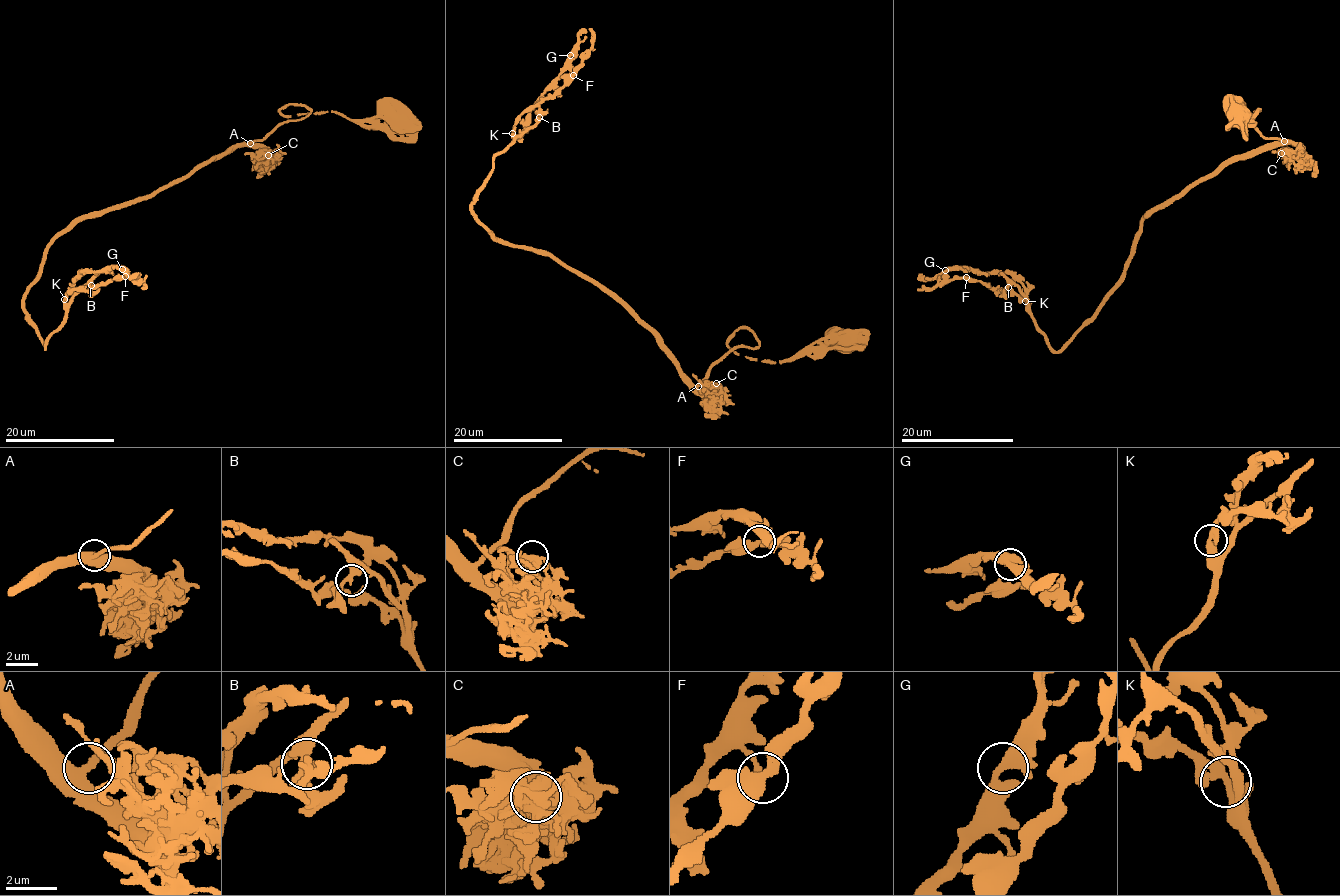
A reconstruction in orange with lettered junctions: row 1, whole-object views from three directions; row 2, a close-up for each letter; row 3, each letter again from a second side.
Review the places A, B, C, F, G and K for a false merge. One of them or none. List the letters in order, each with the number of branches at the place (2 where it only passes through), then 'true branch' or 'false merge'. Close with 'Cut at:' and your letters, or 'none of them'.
A: 2 branches meet; true branch
B: 2 branches meet; true branch
C: 2 branches meet; true branch
F: 2 branches meet; true branch
G: 2 branches meet; true branch
K: 2 branches meet; true branch
Cut at: none of them

